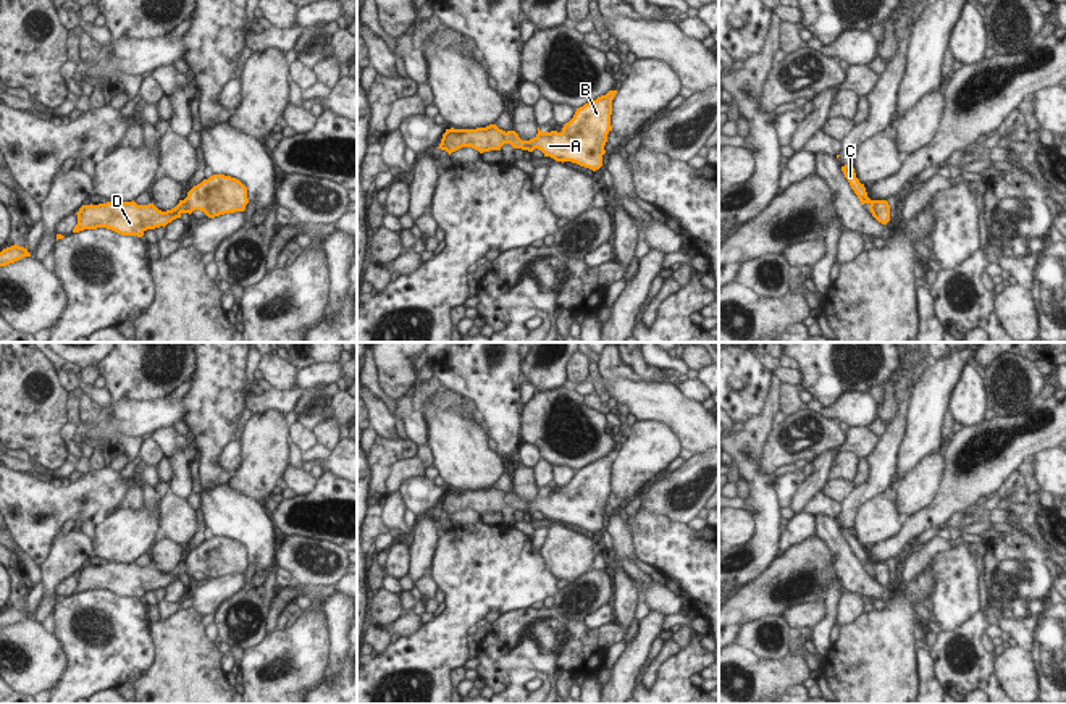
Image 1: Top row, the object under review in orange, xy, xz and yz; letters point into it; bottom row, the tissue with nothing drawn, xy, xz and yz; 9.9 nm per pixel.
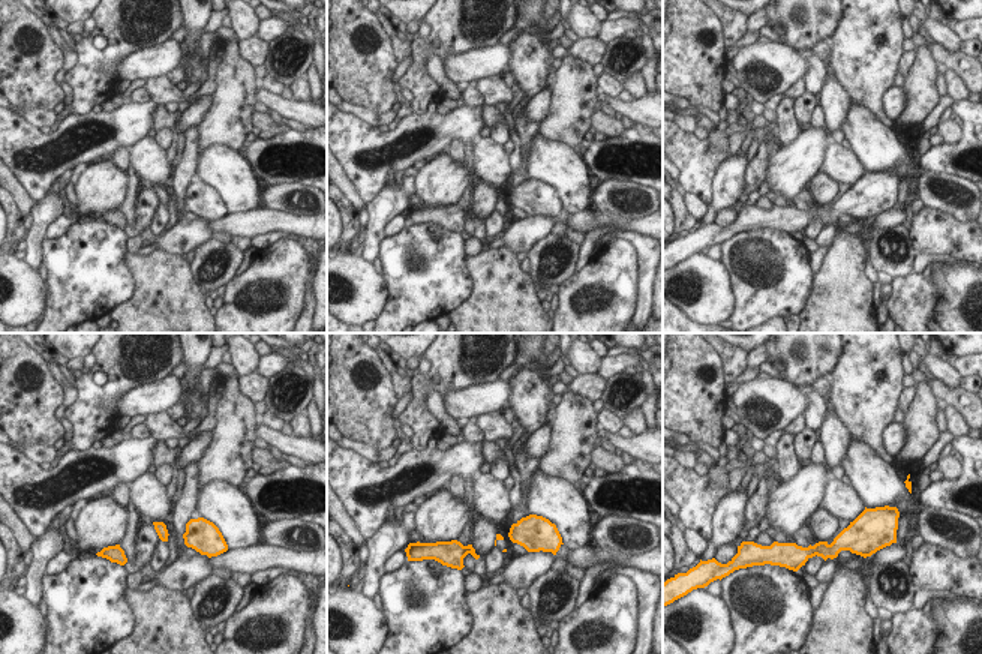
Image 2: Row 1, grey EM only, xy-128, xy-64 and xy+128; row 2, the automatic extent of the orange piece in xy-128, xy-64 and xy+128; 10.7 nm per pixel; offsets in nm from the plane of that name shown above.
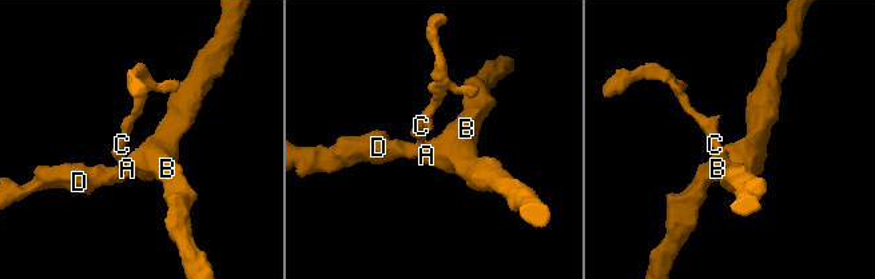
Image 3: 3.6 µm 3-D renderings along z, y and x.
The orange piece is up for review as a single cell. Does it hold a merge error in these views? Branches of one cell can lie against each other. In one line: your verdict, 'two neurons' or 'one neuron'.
two neurons

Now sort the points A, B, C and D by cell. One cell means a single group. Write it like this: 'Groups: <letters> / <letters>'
Groups: A B D / C.

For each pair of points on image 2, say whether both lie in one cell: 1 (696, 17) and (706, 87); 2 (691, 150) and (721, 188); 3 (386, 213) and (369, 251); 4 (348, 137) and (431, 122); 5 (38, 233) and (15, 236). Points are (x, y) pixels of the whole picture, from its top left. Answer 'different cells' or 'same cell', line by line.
1: same cell
2: different cells
3: same cell
4: same cell
5: different cells

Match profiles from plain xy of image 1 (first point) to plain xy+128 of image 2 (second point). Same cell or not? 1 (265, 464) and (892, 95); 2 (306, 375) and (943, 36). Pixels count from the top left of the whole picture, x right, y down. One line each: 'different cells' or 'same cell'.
1: different cells
2: different cells

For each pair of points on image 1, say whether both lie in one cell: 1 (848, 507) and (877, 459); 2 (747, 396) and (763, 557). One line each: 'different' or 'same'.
1: same
2: different

